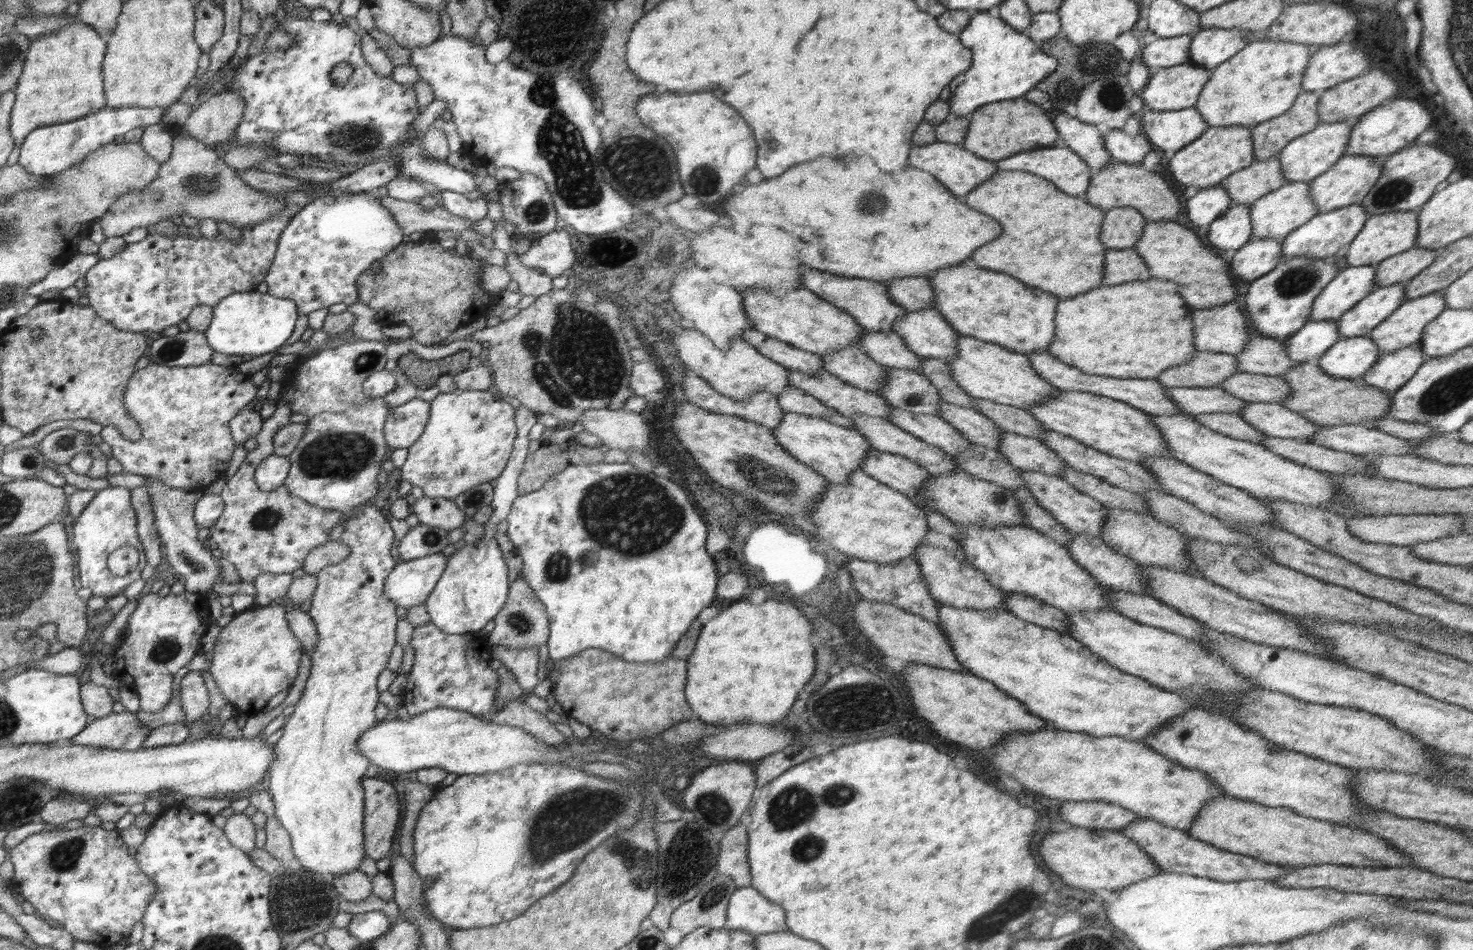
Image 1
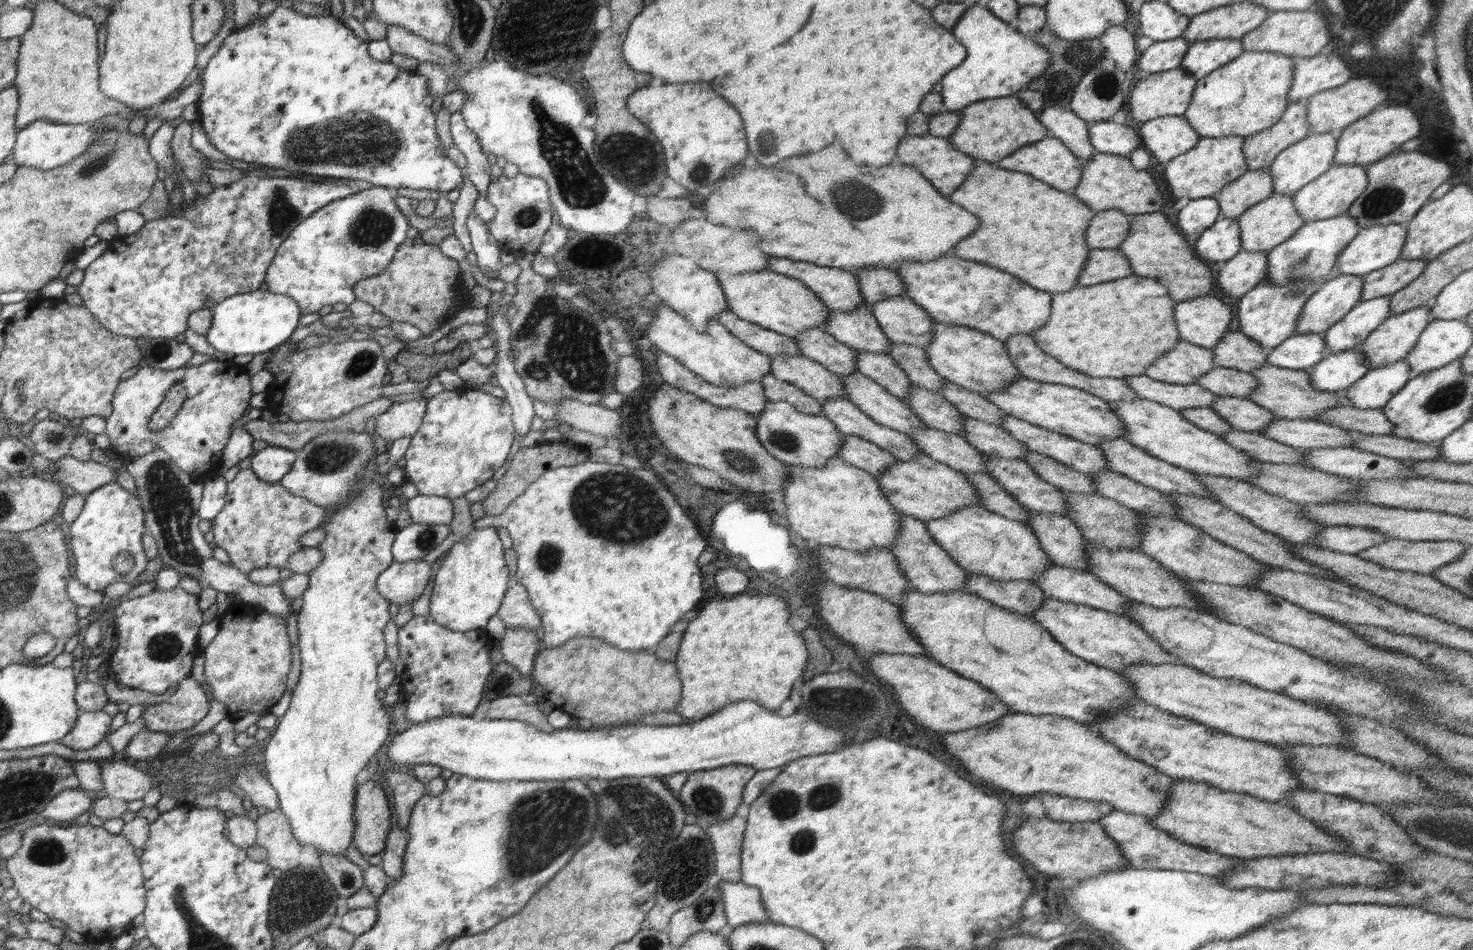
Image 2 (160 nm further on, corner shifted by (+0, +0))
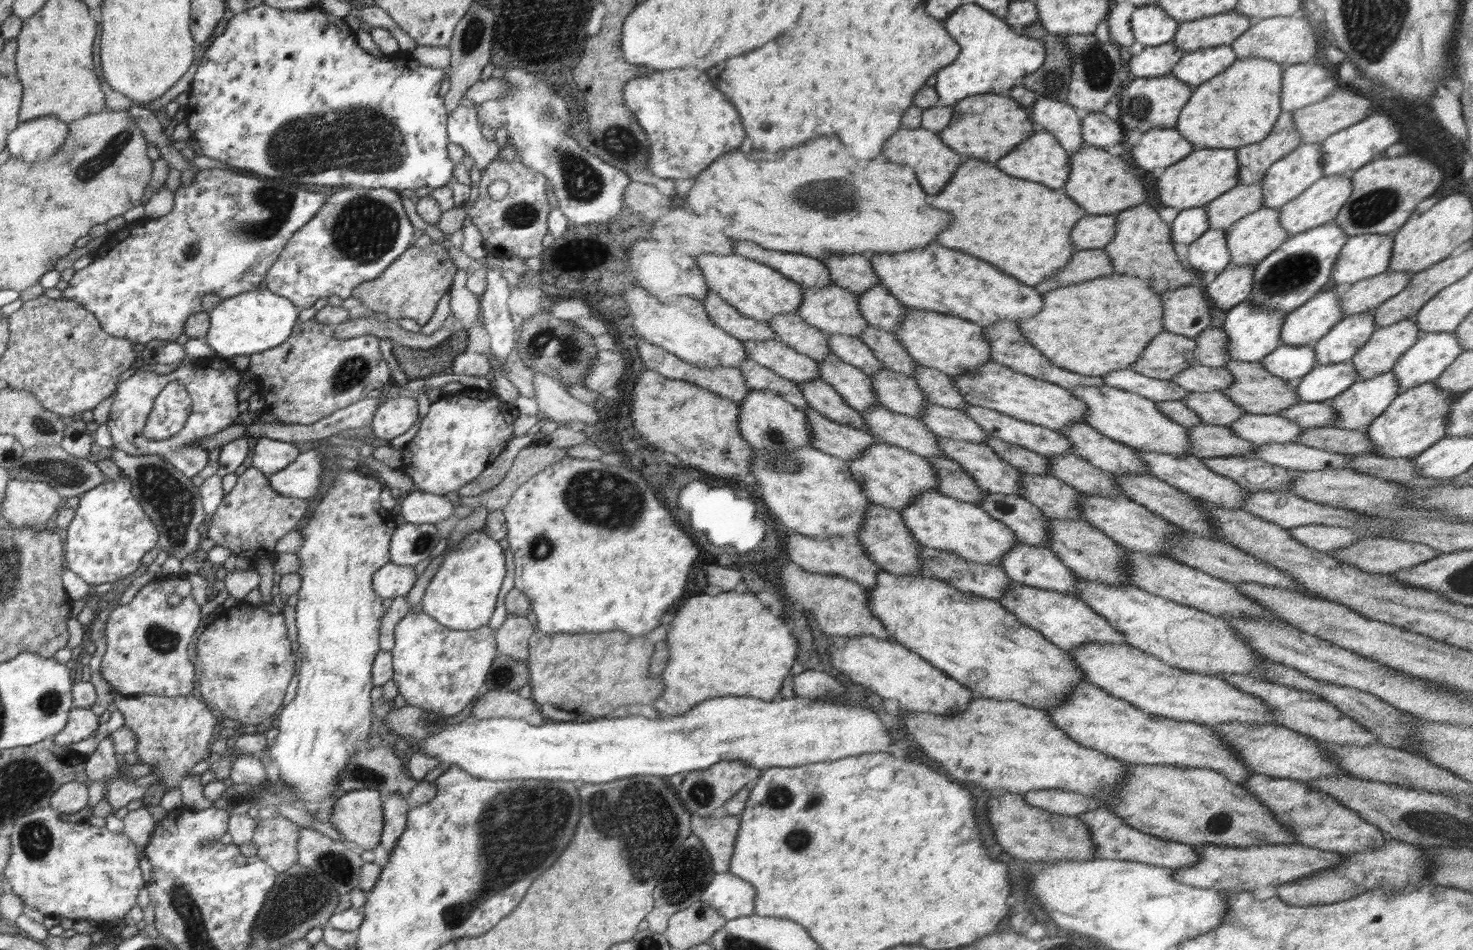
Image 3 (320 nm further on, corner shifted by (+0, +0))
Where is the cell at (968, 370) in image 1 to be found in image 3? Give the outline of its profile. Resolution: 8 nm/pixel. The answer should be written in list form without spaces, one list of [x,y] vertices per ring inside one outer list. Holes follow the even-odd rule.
[[[907,307],[904,318],[894,332],[908,355],[920,365],[939,370],[948,376],[972,373],[990,358],[990,342],[983,338],[983,327],[959,316]]]

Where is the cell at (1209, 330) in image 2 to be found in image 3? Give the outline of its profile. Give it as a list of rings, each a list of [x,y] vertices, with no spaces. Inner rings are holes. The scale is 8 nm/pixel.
[[[1200,283],[1175,288],[1161,294],[1163,302],[1164,331],[1195,339],[1205,328],[1210,327],[1210,304],[1204,296]]]

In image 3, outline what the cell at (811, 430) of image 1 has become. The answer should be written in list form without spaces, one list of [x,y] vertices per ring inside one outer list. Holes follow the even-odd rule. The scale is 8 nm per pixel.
[[[751,389],[740,403],[738,428],[743,439],[753,448],[788,454],[803,446],[811,446],[811,425],[806,412],[786,402],[777,392]]]

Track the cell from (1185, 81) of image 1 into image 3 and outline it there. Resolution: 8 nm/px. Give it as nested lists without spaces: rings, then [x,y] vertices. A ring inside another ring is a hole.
[[[1173,75],[1162,77],[1134,78],[1122,89],[1119,100],[1120,117],[1117,122],[1124,132],[1138,130],[1144,132],[1152,129],[1174,129],[1179,120],[1181,110],[1192,95],[1193,88],[1176,79]]]

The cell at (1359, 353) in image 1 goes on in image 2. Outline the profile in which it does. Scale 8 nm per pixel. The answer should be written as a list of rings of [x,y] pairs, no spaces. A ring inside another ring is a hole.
[[[1358,348],[1344,350],[1338,354],[1326,353],[1310,370],[1310,382],[1316,390],[1337,392],[1347,389],[1360,380],[1371,364]]]

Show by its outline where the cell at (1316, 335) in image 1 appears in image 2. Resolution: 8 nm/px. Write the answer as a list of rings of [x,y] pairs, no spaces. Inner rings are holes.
[[[1308,332],[1308,335],[1291,335],[1284,343],[1275,346],[1267,356],[1267,363],[1292,370],[1307,369],[1318,364],[1326,356],[1324,333]]]

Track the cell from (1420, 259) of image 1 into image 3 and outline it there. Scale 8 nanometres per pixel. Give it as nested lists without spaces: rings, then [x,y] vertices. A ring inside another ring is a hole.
[[[1386,270],[1382,274],[1355,282],[1341,297],[1341,314],[1346,318],[1352,314],[1373,311],[1392,296],[1404,290],[1414,272]]]

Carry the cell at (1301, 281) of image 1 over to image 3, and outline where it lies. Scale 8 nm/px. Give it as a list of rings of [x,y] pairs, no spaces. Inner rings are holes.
[[[1248,298],[1231,308],[1226,314],[1222,329],[1228,335],[1227,353],[1231,360],[1242,362],[1260,361],[1281,345],[1281,328],[1288,312],[1253,306]]]

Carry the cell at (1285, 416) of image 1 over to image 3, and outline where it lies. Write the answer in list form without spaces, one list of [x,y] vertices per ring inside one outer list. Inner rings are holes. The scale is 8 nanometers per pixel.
[[[1221,390],[1189,392],[1182,400],[1204,424],[1227,427],[1246,412],[1232,402]]]

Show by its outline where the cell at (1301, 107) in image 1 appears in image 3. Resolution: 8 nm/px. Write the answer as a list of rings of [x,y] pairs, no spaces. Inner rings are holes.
[[[1282,111],[1264,140],[1237,149],[1239,182],[1242,185],[1261,182],[1271,164],[1288,156],[1301,144],[1300,133],[1294,127],[1293,111]]]

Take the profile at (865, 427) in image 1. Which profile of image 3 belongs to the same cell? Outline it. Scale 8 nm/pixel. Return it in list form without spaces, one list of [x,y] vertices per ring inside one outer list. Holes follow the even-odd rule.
[[[812,379],[800,384],[800,387],[809,406],[817,410],[824,418],[866,432],[869,429],[860,411],[852,408],[827,382],[822,379]]]

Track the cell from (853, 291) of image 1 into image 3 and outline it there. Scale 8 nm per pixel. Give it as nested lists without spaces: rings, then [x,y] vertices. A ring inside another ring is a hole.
[[[738,239],[734,240],[733,248],[735,248],[736,255],[771,265],[773,269],[797,281],[804,288],[835,285],[826,265],[816,257],[804,253],[775,251],[750,241],[739,241]]]

